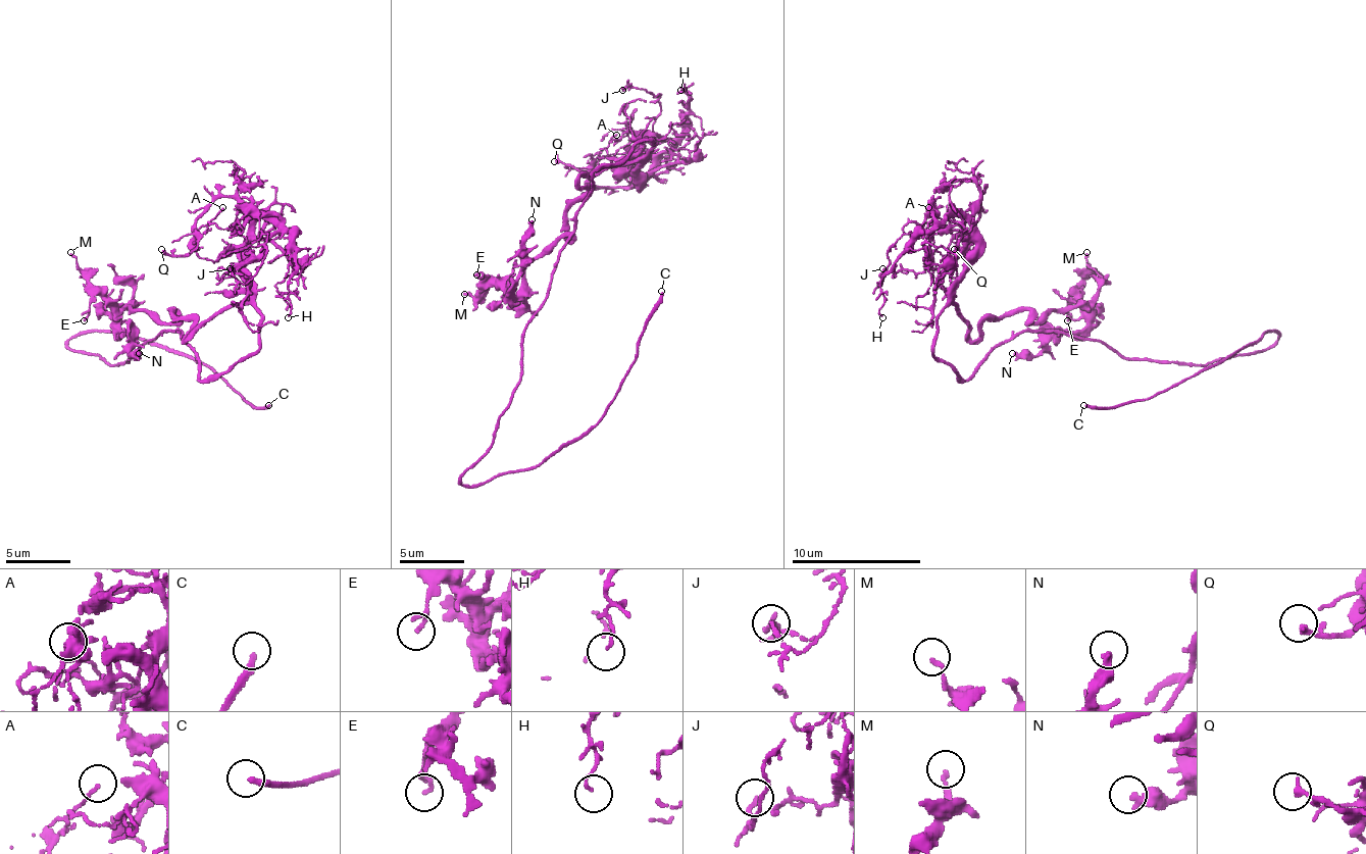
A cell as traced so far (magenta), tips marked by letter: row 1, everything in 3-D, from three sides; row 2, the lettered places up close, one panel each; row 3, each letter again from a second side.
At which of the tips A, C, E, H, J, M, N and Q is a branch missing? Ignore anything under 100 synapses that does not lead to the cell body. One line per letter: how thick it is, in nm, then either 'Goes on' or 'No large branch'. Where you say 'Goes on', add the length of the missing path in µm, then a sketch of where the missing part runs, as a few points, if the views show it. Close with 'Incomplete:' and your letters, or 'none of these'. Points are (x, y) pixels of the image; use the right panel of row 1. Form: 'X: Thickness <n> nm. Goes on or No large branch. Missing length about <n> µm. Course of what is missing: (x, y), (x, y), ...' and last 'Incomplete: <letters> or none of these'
A: Thickness 110 nm. No large branch
C: Thickness 240 nm. Goes on. Missing length about 6 µm. Course of what is missing: (1083, 405), (1061, 408), (1025, 437)
E: Thickness 90 nm. No large branch
H: Thickness 100 nm. No large branch
J: Thickness 140 nm. No large branch
M: Thickness 150 nm. No large branch
N: Thickness 360 nm. No large branch
Q: Thickness 240 nm. No large branch
Incomplete: C

